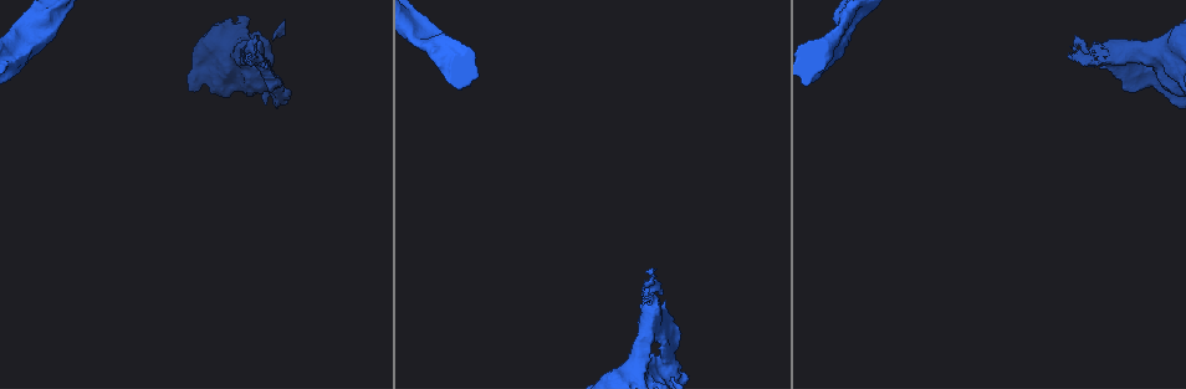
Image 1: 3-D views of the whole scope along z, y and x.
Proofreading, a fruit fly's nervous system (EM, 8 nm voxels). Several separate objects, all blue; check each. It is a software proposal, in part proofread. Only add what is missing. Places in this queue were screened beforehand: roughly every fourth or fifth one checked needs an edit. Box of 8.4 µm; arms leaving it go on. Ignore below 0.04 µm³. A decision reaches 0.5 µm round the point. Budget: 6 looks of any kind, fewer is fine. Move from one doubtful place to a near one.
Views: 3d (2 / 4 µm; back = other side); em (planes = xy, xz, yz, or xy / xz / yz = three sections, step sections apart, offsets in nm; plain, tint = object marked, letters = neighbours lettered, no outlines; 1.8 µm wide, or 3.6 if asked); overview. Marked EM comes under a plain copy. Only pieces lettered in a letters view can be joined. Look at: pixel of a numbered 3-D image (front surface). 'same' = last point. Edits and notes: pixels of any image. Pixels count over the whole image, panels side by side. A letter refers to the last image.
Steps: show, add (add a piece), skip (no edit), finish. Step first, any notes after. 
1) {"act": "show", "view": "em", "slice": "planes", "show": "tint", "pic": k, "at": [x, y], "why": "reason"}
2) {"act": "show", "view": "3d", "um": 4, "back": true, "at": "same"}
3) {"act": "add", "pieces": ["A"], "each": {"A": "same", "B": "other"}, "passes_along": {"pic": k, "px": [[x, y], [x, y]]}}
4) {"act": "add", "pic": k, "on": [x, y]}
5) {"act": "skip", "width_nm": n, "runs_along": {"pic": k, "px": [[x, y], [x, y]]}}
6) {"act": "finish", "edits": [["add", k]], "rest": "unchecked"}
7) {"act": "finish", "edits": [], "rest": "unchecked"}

{"act": "show", "view": "em", "slice": "planes", "show": "letters", "pic": 1, "at": [417, 45], "why": "an open end"}

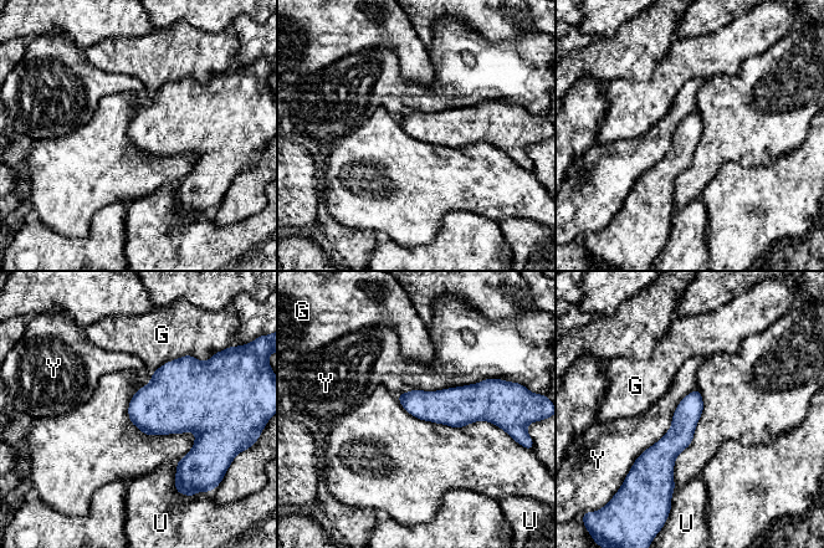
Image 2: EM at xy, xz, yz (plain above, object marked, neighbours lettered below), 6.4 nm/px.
{"act": "skip", "each": {"G": "other", "U": "other", "Y": "other"}, "found": "no lettered piece goes on from it"}

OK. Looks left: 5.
{"act": "show", "view": "em", "um": 3.6, "slice": "planes", "show": "letters", "pic": 1, "at": [238, 54], "why": "thick turns thin"}

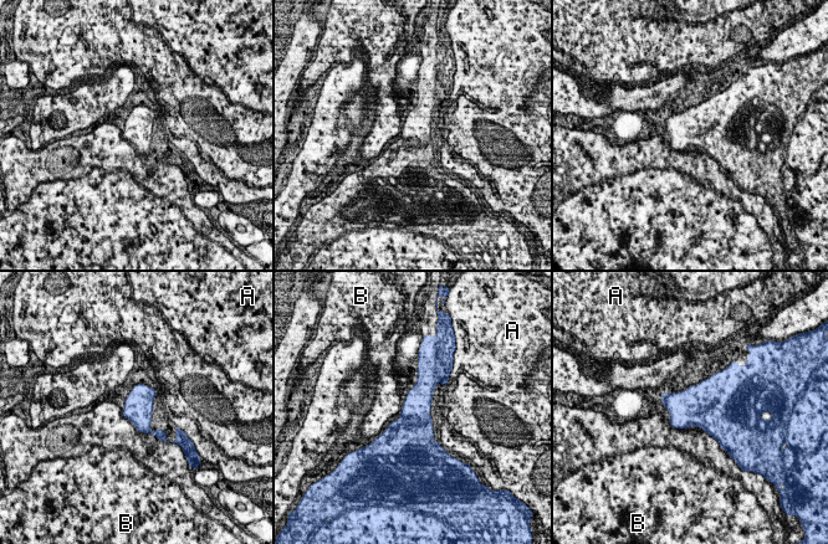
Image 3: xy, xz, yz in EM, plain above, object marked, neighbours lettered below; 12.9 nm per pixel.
{"act": "skip", "each": {"A": "other", "B": "other"}, "border": {"pic": 3, "px": [[668, 420], [719, 444]]}, "found": "no lettered piece goes on from it"}

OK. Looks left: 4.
{"act": "show", "view": "3d", "um": 2, "pic": 1, "at": [654, 274], "why": "free end"}

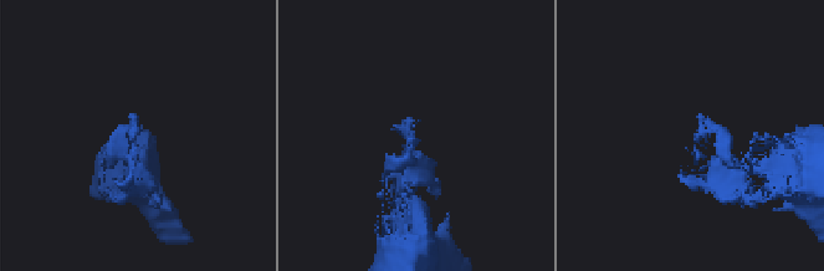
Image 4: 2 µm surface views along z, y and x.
{"act": "show", "view": "em", "slice": "yz", "step": 4, "show": "letters", "pic": 4, "at": [407, 139]}

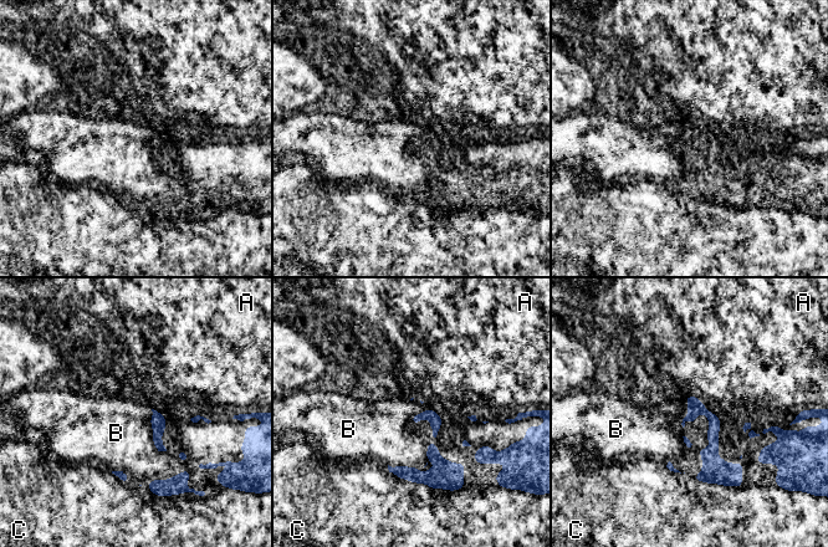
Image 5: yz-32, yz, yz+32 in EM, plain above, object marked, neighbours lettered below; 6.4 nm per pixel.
{"act": "add", "pieces": ["B"], "each": {"A": "other", "B": "same", "C": "other"}, "passes_along": {"pic": 5, "px": [[158, 422], [153, 429], [116, 433]]}, "found": "it goes on there"}

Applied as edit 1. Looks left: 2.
{"act": "finish", "edits": [["add", 5]], "rest": "unchecked"}

